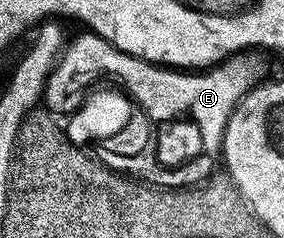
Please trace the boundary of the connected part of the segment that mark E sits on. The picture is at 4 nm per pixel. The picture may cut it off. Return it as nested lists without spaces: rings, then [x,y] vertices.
[[[88,30],[81,32],[66,43],[47,78],[42,96],[44,107],[55,116],[68,116],[80,107],[85,96],[83,91],[79,92],[93,78],[103,74],[115,76],[123,82],[122,87],[129,98],[141,107],[152,123],[183,118],[191,123],[196,132],[183,133],[181,138],[185,142],[179,146],[159,147],[157,160],[163,166],[183,166],[191,159],[200,158],[199,162],[190,166],[188,181],[193,184],[204,182],[216,169],[214,157],[217,158],[222,153],[224,130],[236,104],[268,75],[264,58],[266,55],[257,50],[242,50],[208,70],[191,73],[133,57],[132,54],[121,52],[99,34]]]

